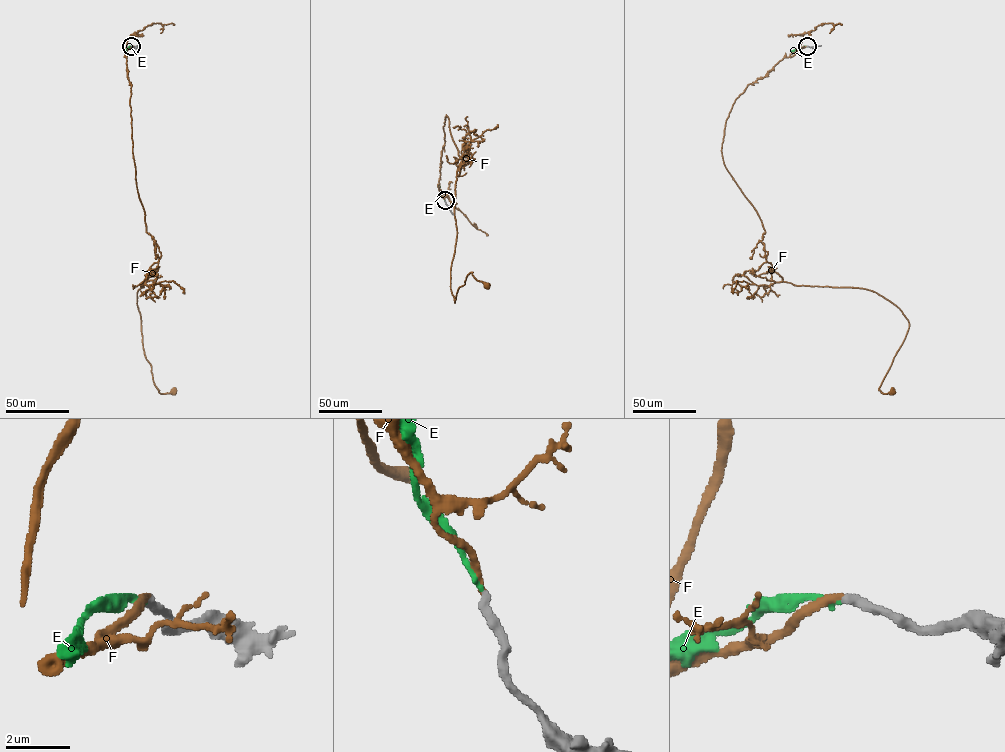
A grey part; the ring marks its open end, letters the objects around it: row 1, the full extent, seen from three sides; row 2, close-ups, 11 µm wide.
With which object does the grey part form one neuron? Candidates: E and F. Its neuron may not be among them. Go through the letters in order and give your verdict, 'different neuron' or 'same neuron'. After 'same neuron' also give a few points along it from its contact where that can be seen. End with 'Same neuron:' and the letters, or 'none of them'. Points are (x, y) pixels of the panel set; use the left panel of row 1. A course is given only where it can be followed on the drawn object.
E: different neuron
F: same neuron; course (131, 45), (125, 57), (136, 186), (146, 230), (161, 253), (137, 304), (153, 382), (159, 392), (173, 392)
Same neuron: F

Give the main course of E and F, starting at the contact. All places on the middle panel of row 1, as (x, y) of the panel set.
E: (445, 200), (439, 185)
F: (445, 200), (439, 182), (446, 115), (459, 158), (474, 159), (456, 177), (454, 302), (470, 272), (486, 286)

